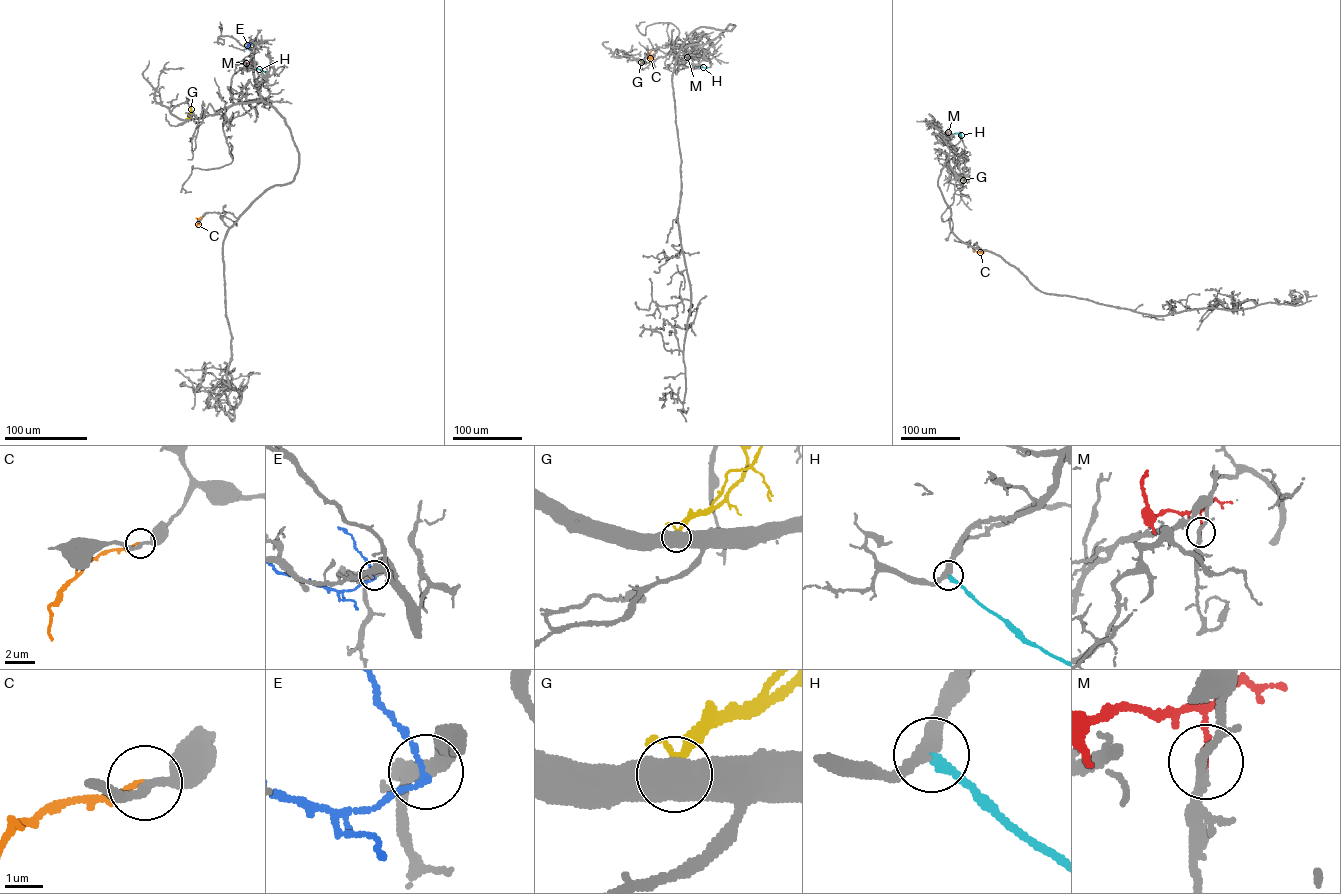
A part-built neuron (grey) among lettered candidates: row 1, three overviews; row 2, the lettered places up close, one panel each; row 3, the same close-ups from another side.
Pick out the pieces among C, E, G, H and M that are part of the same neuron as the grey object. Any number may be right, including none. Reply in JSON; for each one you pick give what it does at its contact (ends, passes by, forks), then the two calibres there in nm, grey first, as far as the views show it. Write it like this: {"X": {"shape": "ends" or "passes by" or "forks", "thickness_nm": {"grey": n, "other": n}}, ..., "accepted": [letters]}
{"accepted": []}

